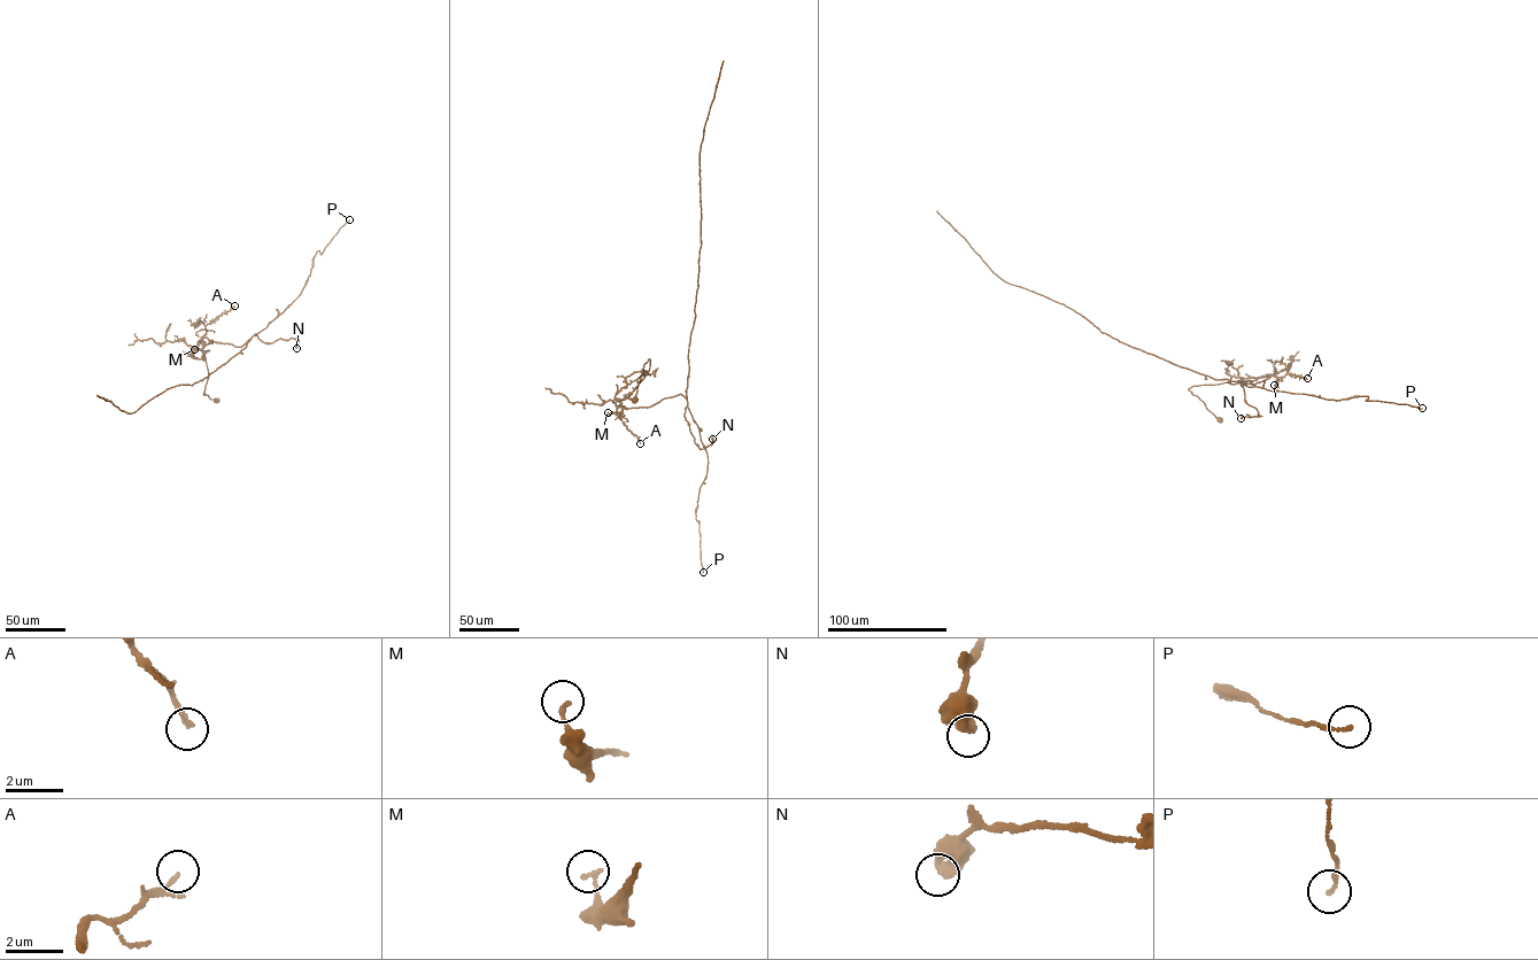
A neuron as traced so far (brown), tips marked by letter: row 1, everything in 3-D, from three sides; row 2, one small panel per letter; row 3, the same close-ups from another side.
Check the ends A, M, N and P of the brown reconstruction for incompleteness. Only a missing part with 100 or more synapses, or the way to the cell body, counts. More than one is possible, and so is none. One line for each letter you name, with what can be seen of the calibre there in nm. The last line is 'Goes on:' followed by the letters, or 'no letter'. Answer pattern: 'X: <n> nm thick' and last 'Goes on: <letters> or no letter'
Goes on: no letter

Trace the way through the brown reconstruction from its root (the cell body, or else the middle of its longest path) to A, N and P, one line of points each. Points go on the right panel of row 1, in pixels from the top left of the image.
A: (1219, 419), (1188, 389), (1282, 377), (1287, 373), (1307, 378)
N: (1219, 419), (1188, 389), (1270, 376), (1254, 385), (1228, 381), (1241, 384), (1244, 400), (1260, 416), (1241, 418)
P: (1219, 419), (1188, 389), (1270, 376), (1254, 385), (1228, 381), (1336, 401), (1365, 396), (1367, 400), (1422, 408)

